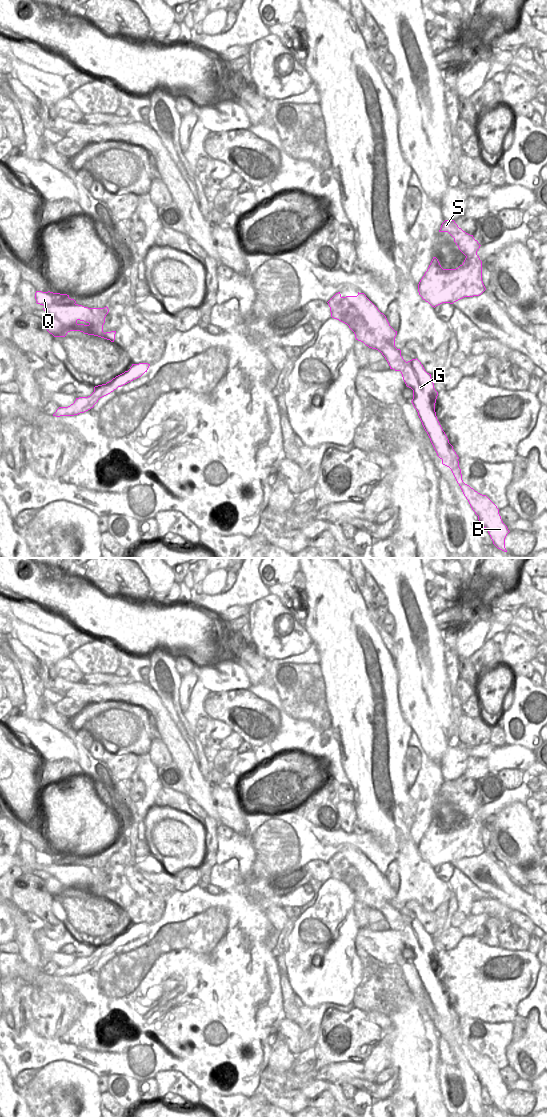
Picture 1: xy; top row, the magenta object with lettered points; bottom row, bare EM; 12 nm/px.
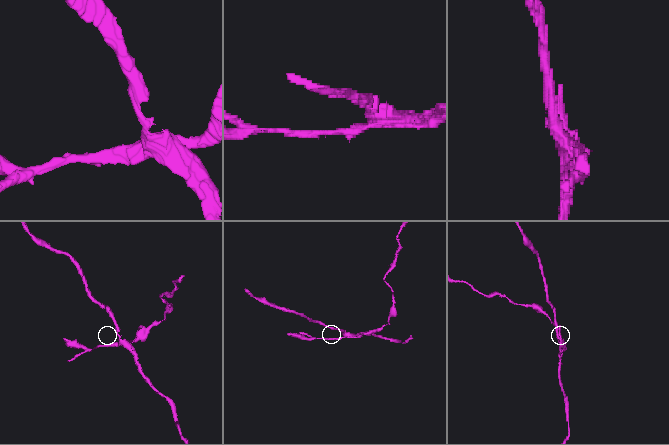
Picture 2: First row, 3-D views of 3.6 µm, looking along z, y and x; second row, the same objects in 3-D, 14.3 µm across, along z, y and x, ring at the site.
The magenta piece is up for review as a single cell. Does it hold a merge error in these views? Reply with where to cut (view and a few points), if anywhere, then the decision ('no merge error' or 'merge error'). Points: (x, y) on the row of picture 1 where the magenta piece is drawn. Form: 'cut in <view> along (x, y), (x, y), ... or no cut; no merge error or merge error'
cut in xy along (345, 322), (364, 320), (370, 330); merge error

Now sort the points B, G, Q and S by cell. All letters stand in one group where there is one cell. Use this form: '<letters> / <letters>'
B G / Q S

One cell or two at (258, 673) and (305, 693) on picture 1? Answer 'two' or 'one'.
one

